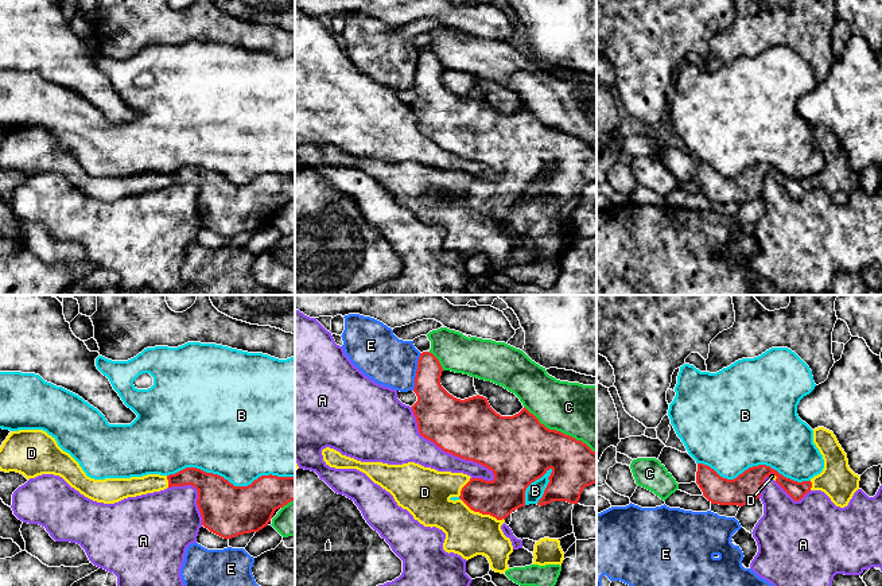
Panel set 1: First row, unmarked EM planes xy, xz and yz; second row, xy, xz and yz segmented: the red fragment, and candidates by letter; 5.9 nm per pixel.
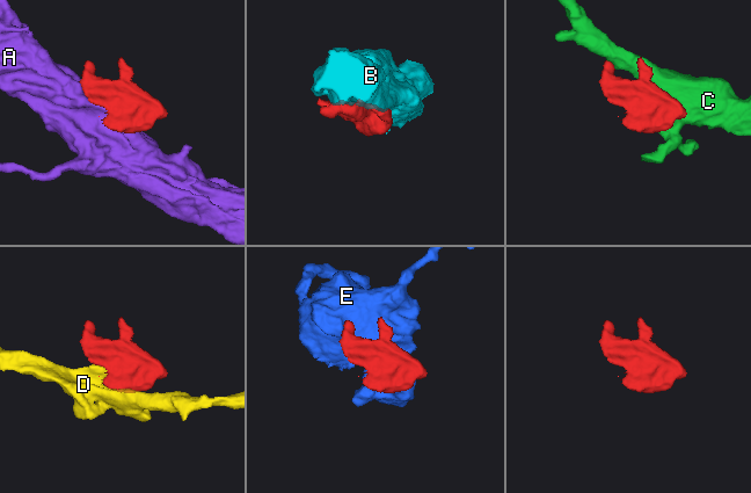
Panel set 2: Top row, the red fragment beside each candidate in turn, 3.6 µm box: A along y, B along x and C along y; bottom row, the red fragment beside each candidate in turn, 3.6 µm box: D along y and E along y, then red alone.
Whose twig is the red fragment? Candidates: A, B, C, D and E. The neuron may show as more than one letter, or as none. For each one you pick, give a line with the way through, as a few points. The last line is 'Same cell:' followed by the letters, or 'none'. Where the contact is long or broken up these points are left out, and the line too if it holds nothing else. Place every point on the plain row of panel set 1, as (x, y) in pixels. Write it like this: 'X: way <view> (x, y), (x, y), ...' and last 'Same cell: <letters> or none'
Same cell: D

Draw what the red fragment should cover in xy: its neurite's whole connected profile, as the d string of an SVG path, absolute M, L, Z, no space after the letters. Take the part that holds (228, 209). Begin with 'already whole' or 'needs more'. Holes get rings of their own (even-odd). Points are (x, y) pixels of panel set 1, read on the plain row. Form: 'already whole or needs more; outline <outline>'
needs more; outline M43 128L9 131L0 145L0 168L20 171L27 178L42 172L59 174L85 195L104 202L191 183L198 189L202 224L224 237L259 230L276 207L295 198L295 175L272 172L261 174L248 185L234 185L224 175L197 166L170 174L94 178Z

